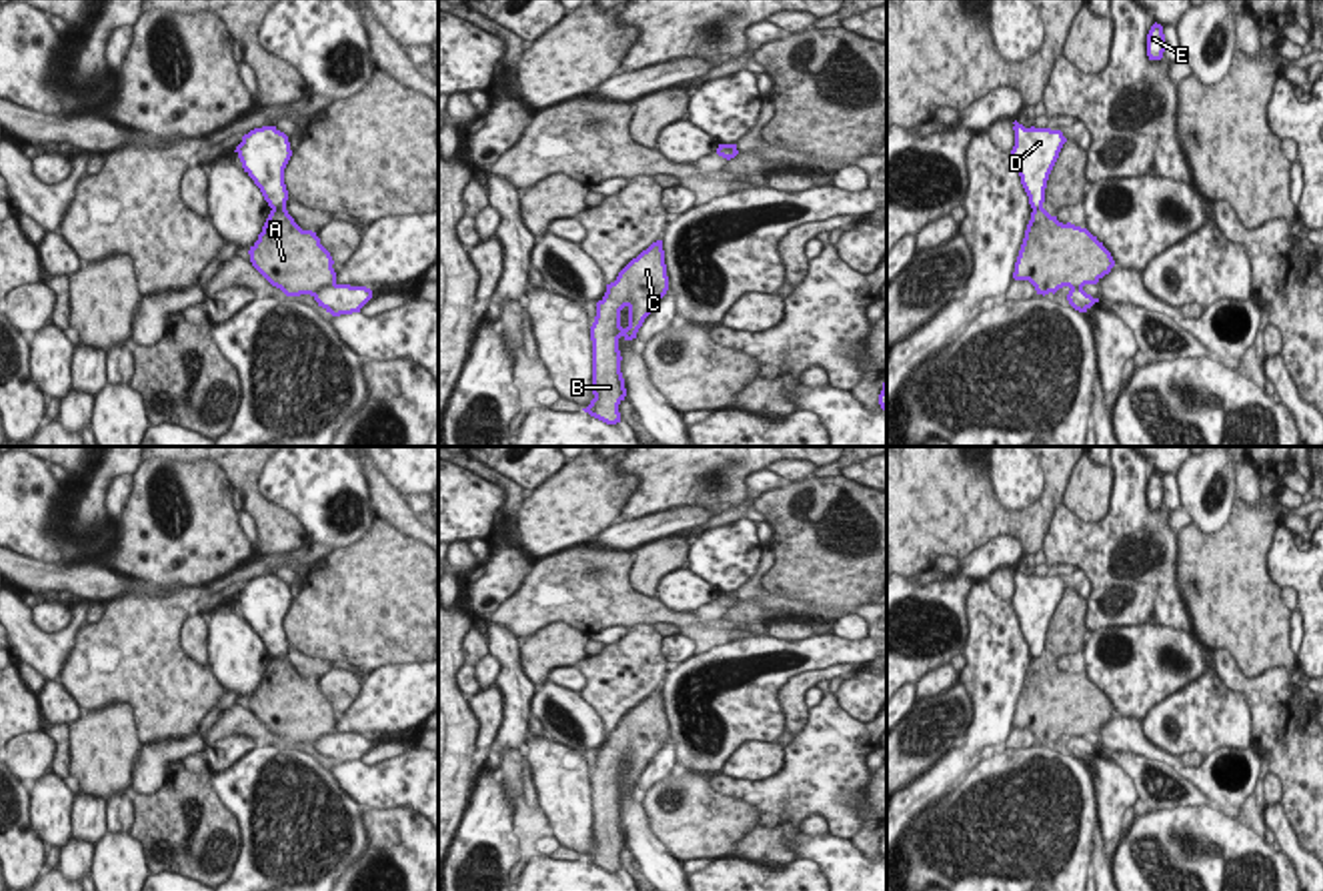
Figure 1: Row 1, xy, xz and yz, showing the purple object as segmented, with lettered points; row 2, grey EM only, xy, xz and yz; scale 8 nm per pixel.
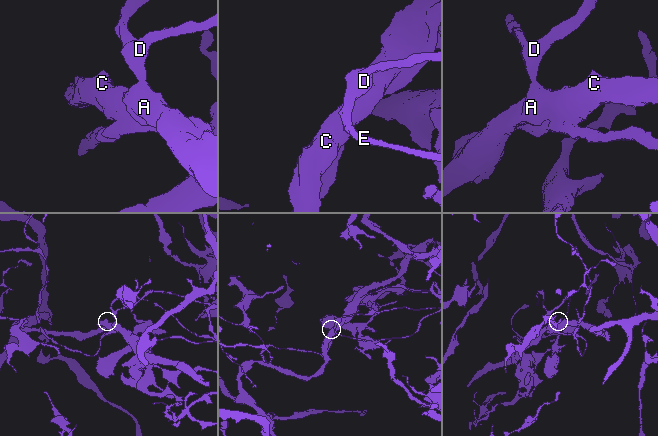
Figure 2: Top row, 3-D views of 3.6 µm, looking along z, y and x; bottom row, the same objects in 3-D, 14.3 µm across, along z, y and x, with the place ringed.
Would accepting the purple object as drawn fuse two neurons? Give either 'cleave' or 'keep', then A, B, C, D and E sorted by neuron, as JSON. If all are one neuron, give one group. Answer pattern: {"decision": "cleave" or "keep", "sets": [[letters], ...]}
{"decision": "cleave", "sets": [["A", "B", "C"], ["D", "E"]]}

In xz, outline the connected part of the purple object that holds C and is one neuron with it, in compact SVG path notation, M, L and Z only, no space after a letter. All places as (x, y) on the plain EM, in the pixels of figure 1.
M663 689L652 691L618 721L614 731L606 733L590 775L594 847L582 857L590 865L606 873L620 871L618 853L624 849L626 837L620 821L618 787L636 787L644 767L667 739Z

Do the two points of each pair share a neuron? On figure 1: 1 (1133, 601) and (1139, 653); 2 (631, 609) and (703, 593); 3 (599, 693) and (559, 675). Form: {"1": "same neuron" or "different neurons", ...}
{"1": "different neurons", "2": "different neurons", "3": "different neurons"}

